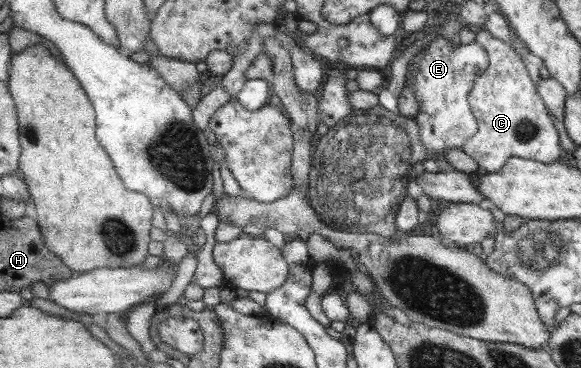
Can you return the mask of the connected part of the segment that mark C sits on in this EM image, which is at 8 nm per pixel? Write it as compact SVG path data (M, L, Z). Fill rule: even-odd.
M485 30L475 31L475 42L485 49L488 63L496 69L498 65L498 77L482 77L482 83L476 83L476 91L472 93L472 103L469 103L471 112L477 121L477 133L468 141L465 141L460 149L477 162L484 171L488 173L498 171L509 157L530 158L531 160L542 162L543 164L553 163L560 155L560 143L558 143L558 133L548 117L548 110L544 107L542 99L538 98L538 93L534 91L534 83L530 81L524 63L518 59L519 55L506 43L500 43L498 38Z

